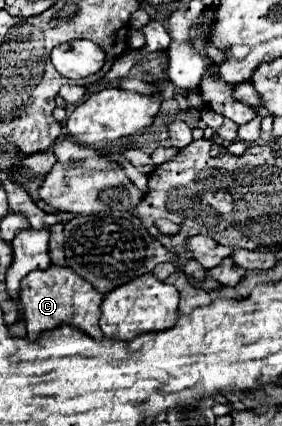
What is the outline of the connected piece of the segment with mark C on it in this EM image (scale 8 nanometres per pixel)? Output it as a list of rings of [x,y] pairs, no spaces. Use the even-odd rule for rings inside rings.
[[[50,266],[48,272],[30,272],[22,280],[20,288],[20,302],[24,308],[24,320],[26,320],[26,330],[28,330],[28,340],[36,340],[42,332],[50,332],[58,328],[60,324],[72,324],[74,328],[80,328],[84,334],[90,338],[100,340],[102,332],[98,326],[100,320],[100,304],[104,296],[92,288],[86,280],[76,276],[72,268],[66,266]]]

